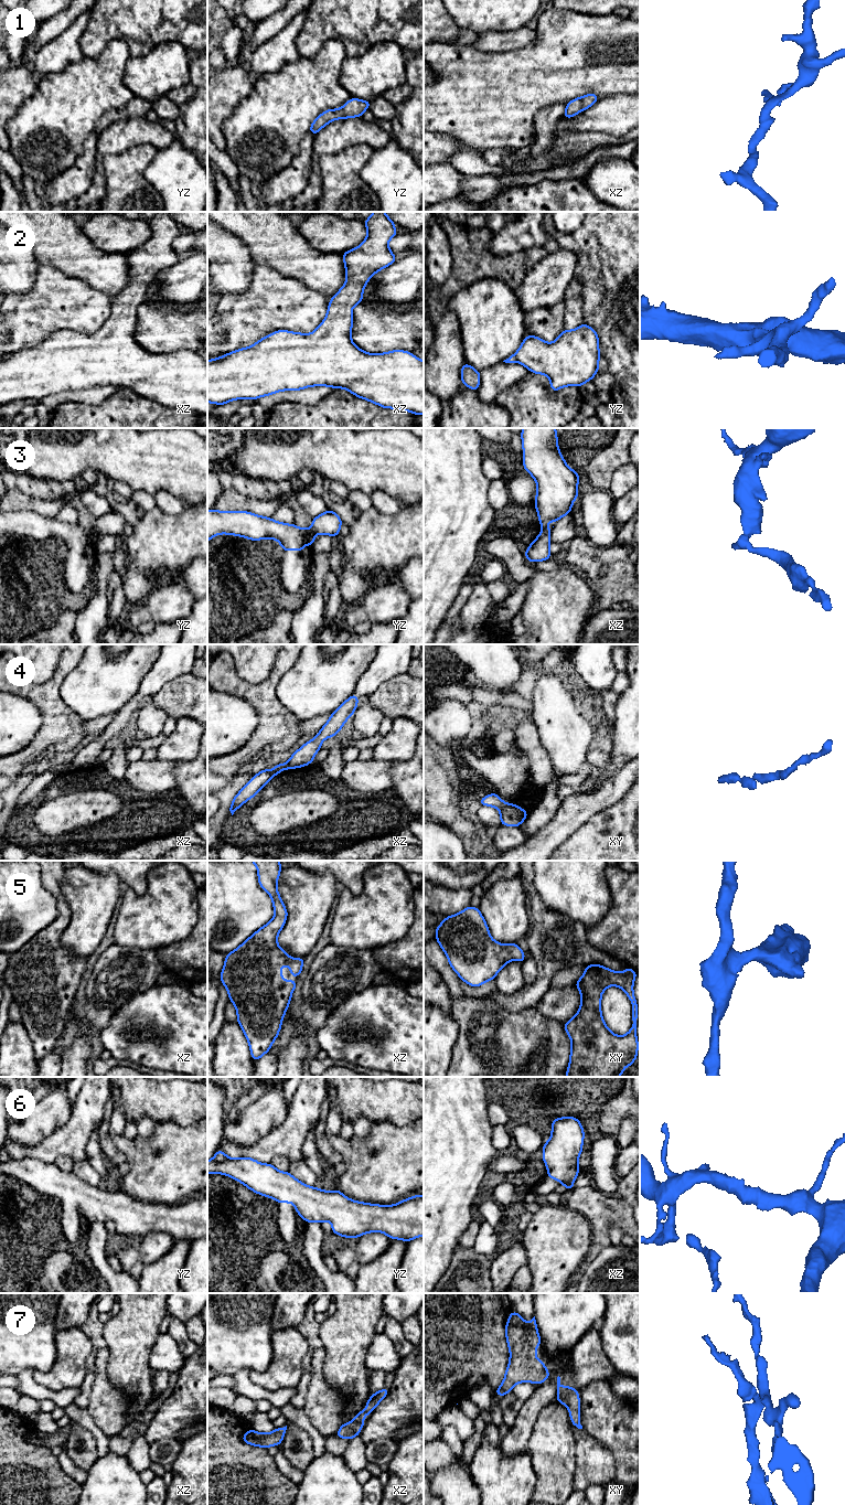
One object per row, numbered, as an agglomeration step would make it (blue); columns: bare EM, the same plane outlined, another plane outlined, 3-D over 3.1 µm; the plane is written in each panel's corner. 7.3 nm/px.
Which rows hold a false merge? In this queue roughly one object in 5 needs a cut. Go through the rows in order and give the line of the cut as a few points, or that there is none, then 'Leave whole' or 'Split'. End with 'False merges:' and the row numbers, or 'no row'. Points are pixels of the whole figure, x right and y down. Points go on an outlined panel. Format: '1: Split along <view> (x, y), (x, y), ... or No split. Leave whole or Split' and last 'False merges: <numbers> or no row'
1: No split. Leave whole
2: No split. Leave whole
3: Split along xz (542, 532), (548, 534). Split
4: Split along xy (505, 803), (500, 810). Split
5: No split. Leave whole
6: No split. Leave whole
7: No split. Leave whole
False merges: 3, 4

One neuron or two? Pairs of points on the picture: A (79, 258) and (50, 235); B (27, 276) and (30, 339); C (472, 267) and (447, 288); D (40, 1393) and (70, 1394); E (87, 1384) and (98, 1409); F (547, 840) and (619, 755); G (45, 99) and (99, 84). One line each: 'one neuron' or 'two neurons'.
A: one neuron
B: two neurons
C: one neuron
D: one neuron
E: two neurons
F: two neurons
G: one neuron

